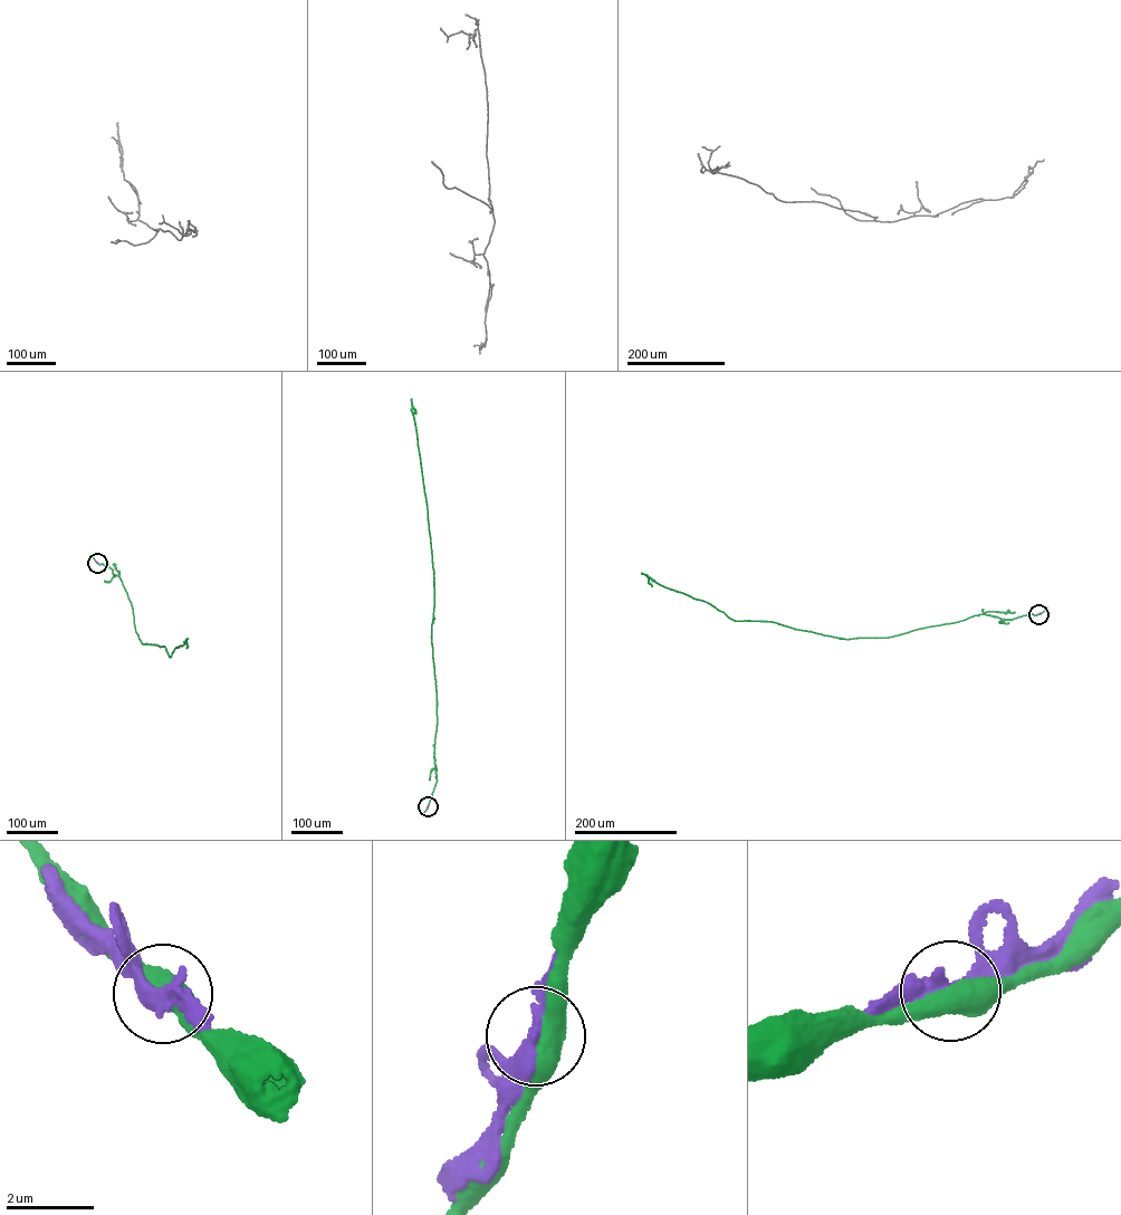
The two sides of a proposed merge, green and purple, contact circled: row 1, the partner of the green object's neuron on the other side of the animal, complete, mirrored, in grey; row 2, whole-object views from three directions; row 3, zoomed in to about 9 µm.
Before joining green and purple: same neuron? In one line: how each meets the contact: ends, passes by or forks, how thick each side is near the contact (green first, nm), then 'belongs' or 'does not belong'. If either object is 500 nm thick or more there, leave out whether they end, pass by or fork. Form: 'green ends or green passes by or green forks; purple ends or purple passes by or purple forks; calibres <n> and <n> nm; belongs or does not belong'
calibres 500 and 320 nm; does not belong

